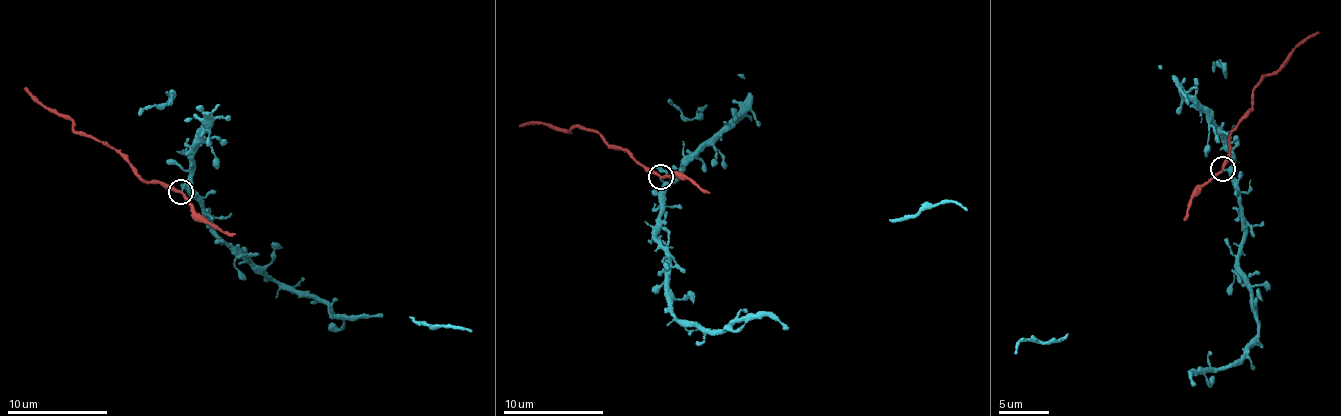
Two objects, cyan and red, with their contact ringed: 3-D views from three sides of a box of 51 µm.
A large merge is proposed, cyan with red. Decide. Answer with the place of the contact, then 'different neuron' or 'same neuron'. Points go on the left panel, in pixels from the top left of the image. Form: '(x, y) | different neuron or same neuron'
(180, 192) | same neuron

